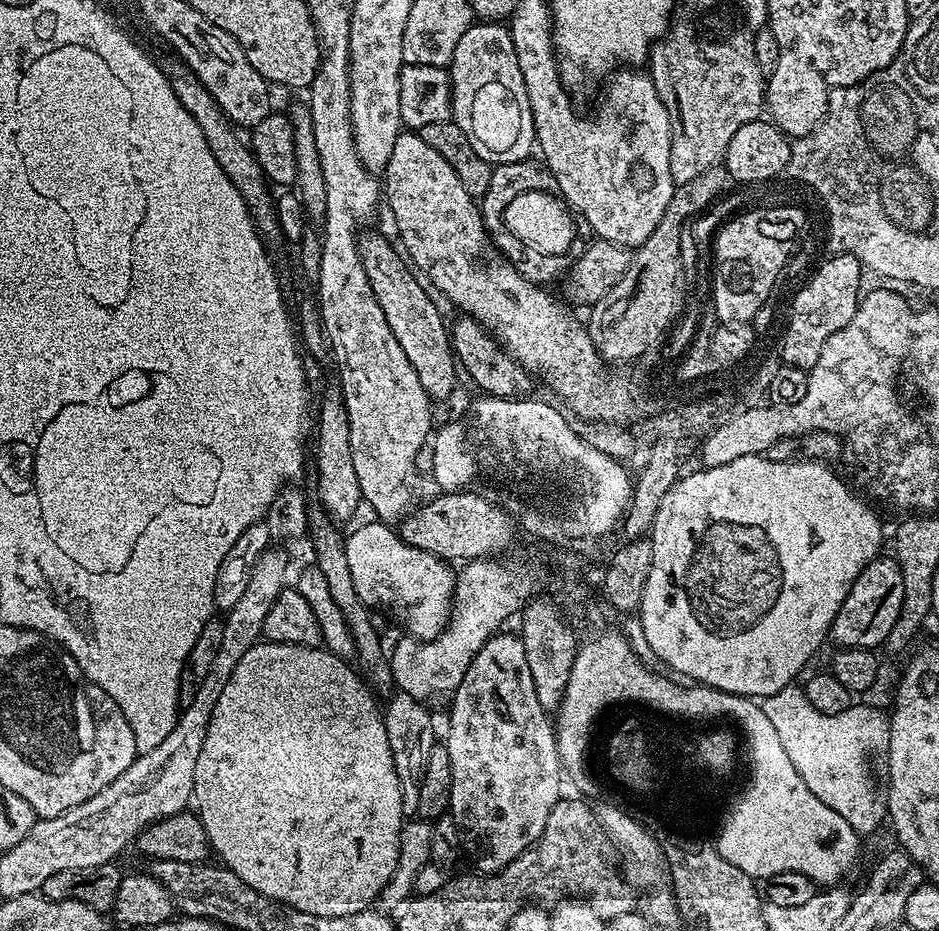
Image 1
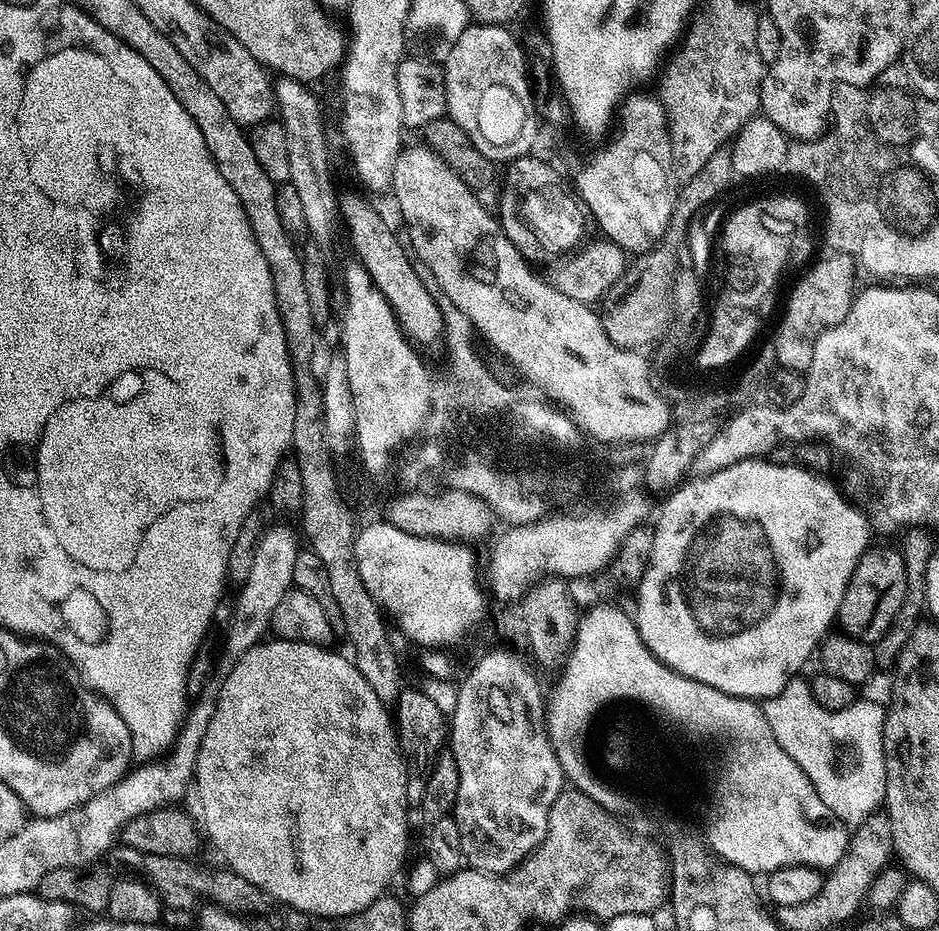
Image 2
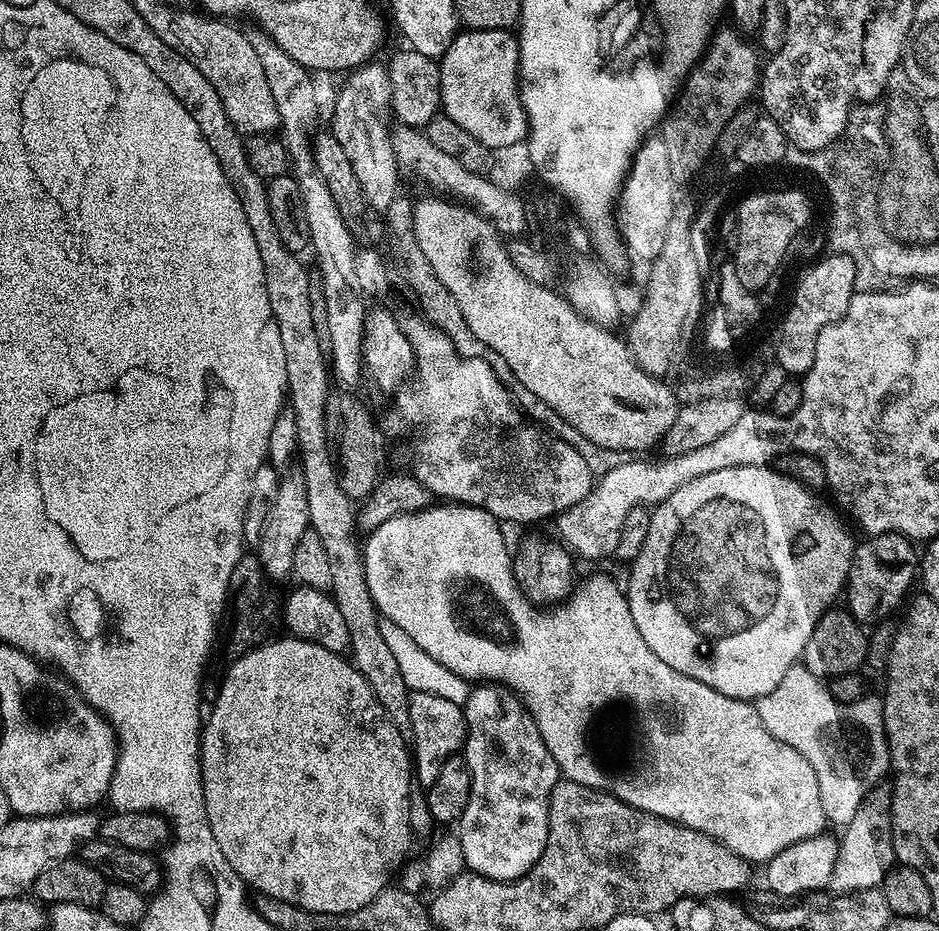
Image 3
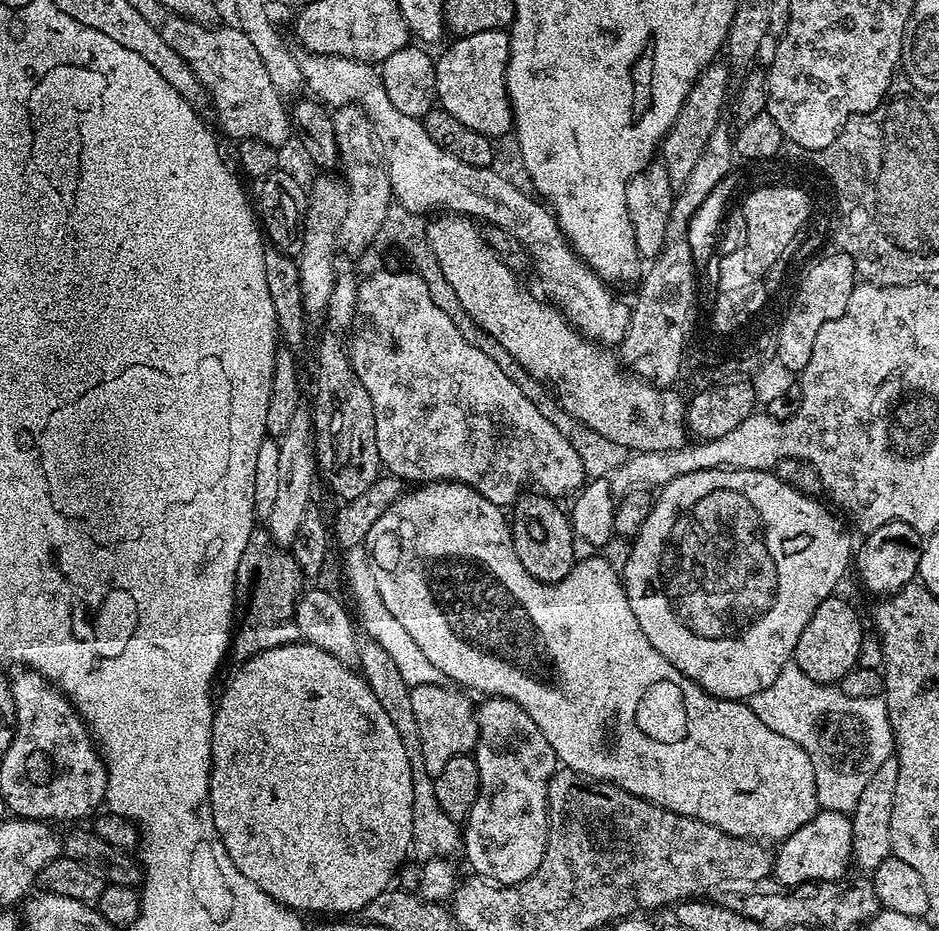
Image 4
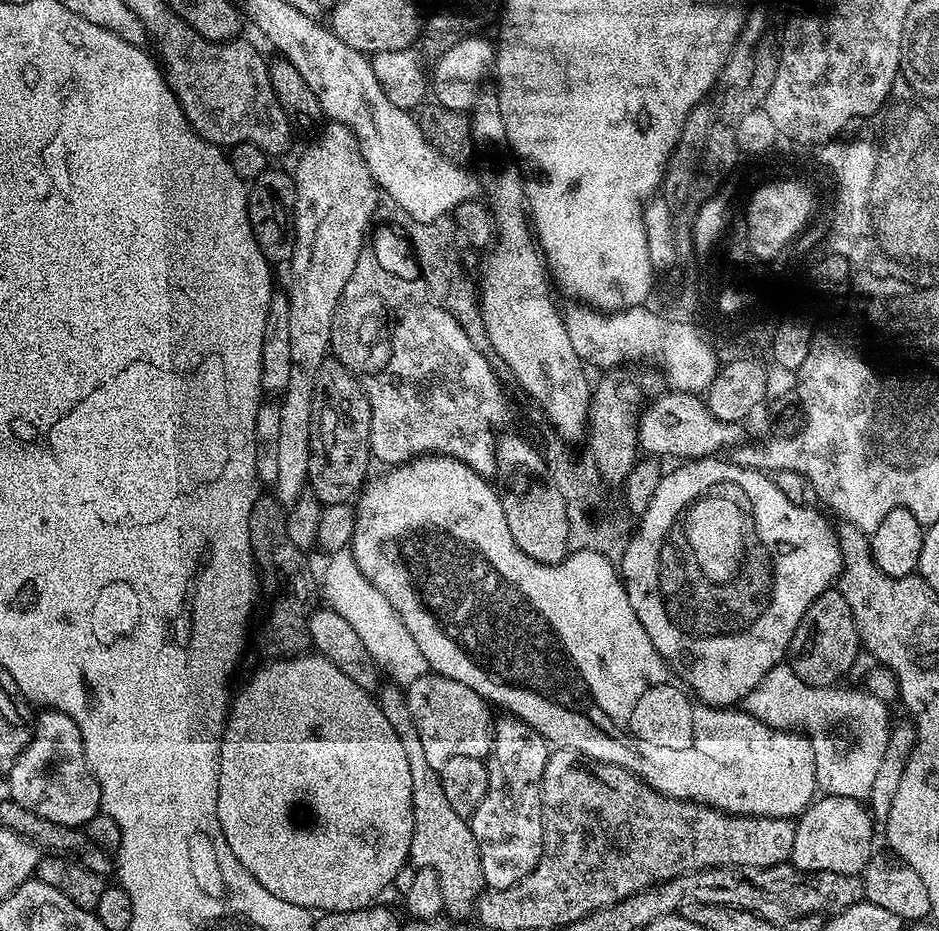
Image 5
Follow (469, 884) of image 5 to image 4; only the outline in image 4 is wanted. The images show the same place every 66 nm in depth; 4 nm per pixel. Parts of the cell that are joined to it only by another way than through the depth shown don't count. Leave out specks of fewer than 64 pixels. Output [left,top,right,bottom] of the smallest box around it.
[358,638,462,862]

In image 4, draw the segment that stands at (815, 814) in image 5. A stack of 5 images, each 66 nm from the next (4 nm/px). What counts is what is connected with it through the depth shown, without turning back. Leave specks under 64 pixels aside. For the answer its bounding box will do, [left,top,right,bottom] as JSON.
[774,811,853,888]

